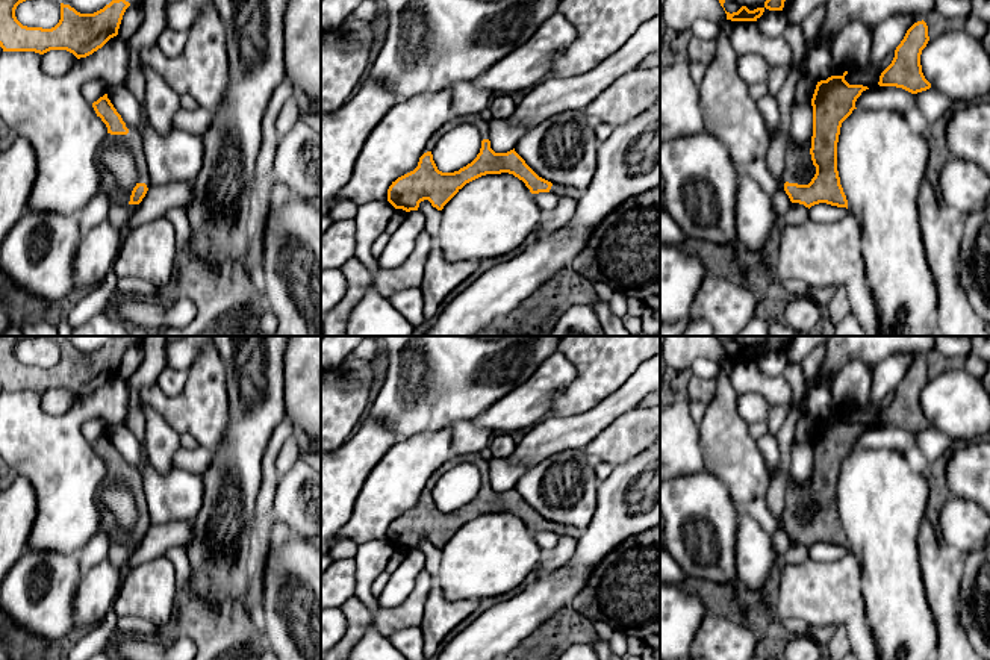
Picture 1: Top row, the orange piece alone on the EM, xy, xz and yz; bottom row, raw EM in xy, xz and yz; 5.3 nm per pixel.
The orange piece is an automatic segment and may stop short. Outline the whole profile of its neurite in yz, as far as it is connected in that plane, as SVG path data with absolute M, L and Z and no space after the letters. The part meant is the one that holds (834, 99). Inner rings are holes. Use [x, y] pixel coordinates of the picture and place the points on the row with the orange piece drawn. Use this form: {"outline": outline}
{"outline": "M836 68L833 76L816 85L813 106L811 160L816 174L808 185L801 185L796 177L801 153L789 135L784 153L784 171L780 185L792 203L811 207L827 203L848 209L848 200L840 185L837 171L837 142L842 123L852 114L857 98L869 89L863 85L849 85L845 80L848 73L855 70Z"}

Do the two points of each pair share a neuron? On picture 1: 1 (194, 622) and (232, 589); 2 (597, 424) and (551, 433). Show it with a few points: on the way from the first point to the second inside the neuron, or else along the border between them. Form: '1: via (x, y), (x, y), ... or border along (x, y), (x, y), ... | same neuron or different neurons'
1: border along (189, 580), (226, 606), (244, 600) | different neurons
2: via (586, 424), (575, 432), (562, 433) | same neuron

